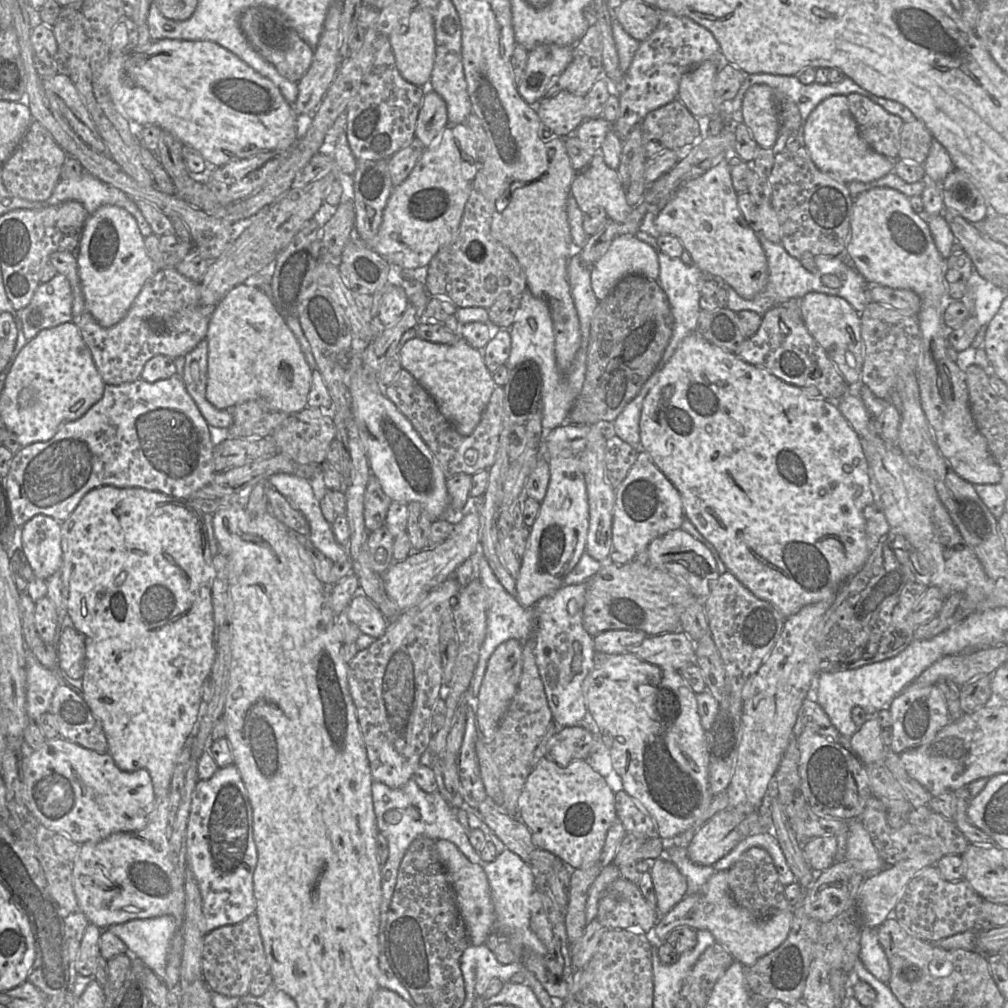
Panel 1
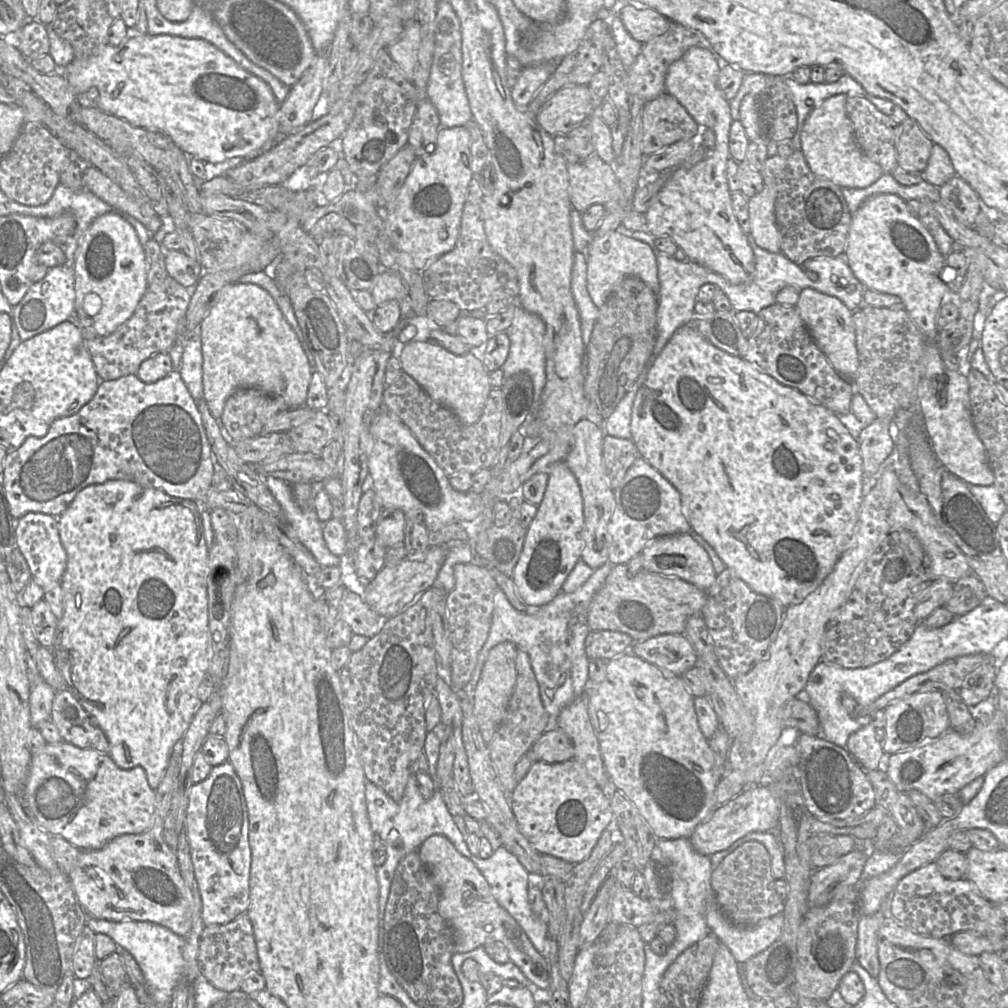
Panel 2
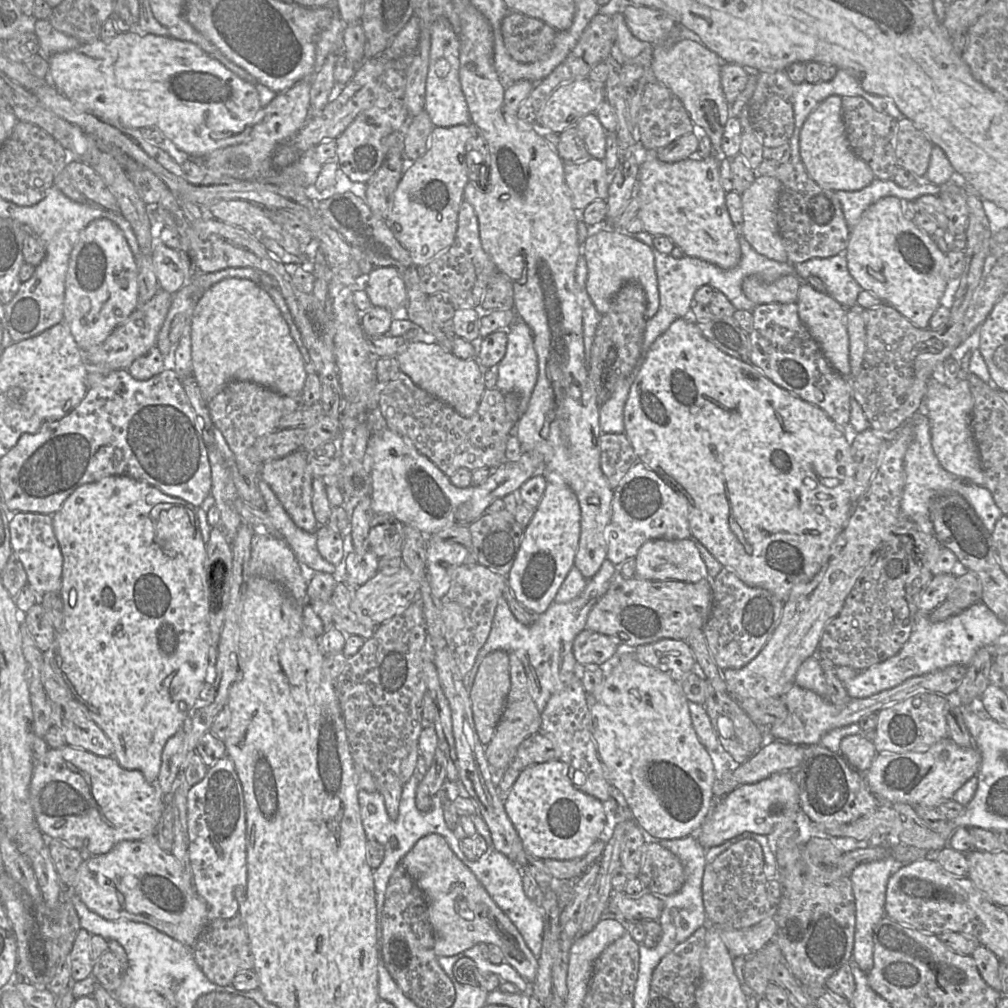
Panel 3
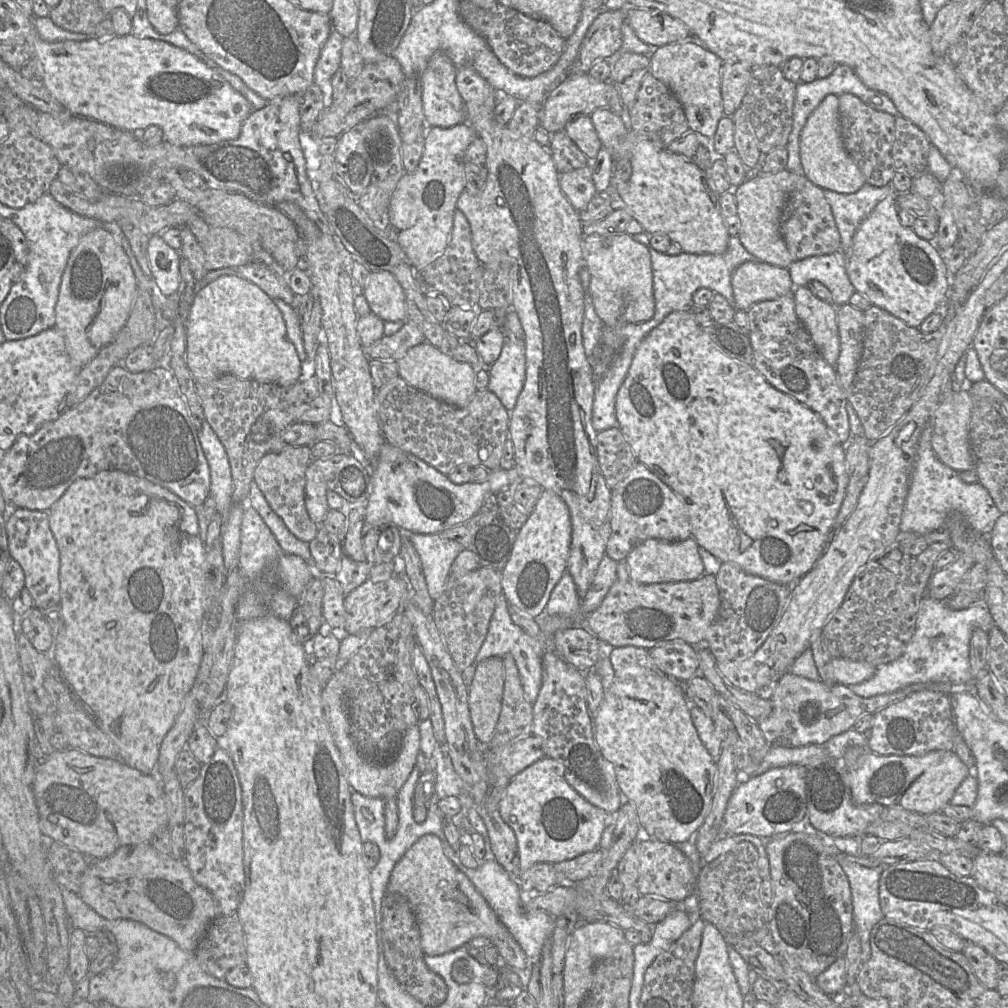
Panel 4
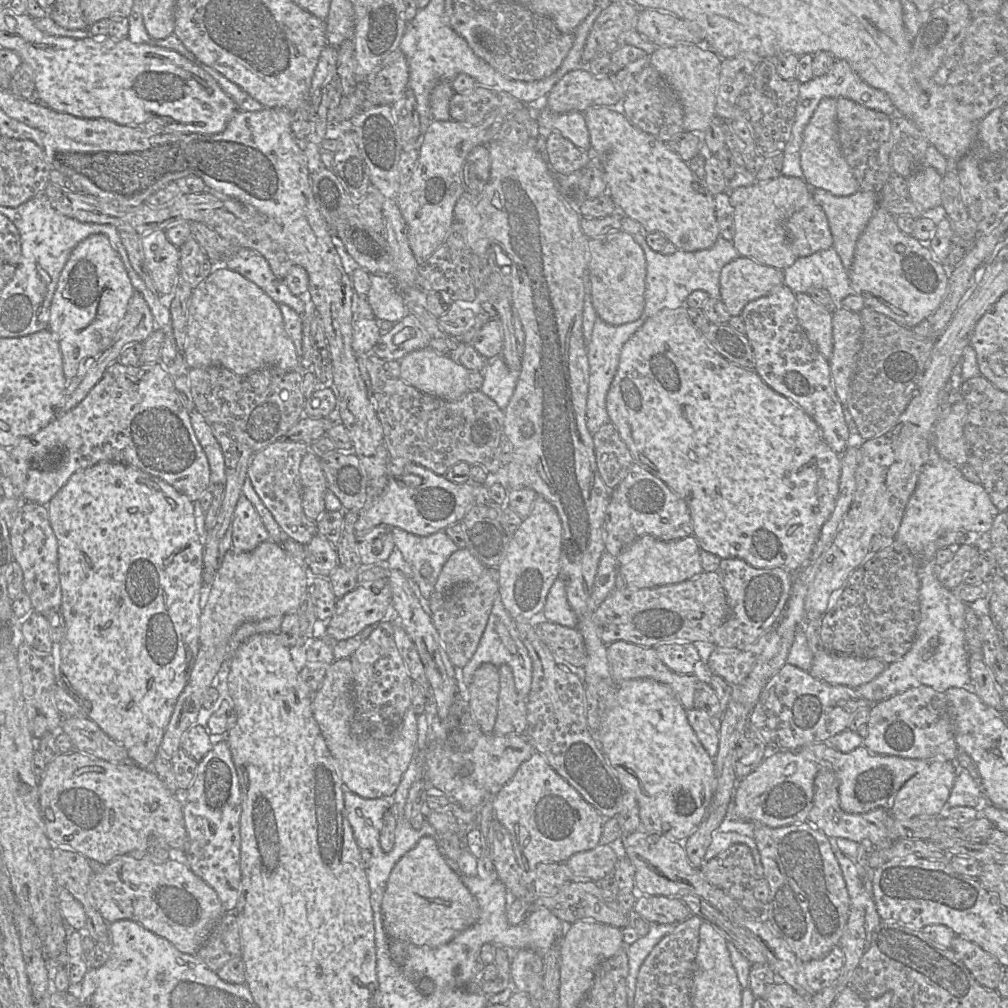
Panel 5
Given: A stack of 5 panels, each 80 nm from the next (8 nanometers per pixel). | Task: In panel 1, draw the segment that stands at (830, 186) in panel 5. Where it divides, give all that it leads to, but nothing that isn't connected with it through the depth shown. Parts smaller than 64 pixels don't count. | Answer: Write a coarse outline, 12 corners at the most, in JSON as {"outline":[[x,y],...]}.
{"outline":[[846,95],[808,116],[803,146],[845,184],[893,172],[860,136]]}

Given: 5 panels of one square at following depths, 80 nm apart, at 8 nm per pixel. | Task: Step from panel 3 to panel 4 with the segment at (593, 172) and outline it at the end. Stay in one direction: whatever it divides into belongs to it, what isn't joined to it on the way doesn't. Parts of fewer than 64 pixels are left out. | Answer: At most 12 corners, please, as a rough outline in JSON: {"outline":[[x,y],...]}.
{"outline":[[591,163],[560,174],[560,187],[581,211],[598,194]]}

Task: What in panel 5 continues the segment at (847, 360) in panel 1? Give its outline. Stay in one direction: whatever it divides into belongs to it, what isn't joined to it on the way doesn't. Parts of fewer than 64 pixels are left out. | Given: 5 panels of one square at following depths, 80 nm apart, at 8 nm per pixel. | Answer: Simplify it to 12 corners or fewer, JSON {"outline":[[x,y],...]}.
{"outline":[[807,292],[796,294],[799,324],[829,360],[832,314]]}

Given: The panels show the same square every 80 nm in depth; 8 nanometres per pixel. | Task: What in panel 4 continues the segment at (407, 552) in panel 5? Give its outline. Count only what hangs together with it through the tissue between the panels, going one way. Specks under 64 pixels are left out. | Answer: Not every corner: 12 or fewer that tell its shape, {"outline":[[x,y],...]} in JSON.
{"outline":[[405,532],[423,565],[430,596],[444,591],[465,548],[437,534]]}

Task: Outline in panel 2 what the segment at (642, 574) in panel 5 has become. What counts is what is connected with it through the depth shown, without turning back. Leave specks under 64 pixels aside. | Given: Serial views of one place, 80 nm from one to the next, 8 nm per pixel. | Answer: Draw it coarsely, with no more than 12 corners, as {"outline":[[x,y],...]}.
{"outline":[[689,533],[642,550],[643,570],[680,578],[706,592],[717,577]]}

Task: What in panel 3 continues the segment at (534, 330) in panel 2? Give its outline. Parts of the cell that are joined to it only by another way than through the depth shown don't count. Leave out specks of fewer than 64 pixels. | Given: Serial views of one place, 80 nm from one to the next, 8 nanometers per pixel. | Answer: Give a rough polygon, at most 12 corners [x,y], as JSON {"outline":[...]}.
{"outline":[[517,318],[496,389],[519,392],[525,411],[539,375],[530,327]]}

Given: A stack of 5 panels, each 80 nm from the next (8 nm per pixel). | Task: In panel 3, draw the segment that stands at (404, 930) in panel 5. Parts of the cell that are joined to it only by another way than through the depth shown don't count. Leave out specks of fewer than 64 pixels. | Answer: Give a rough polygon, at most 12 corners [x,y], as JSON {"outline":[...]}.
{"outline":[[444,837],[401,864],[438,957],[485,943],[530,985],[538,960]]}

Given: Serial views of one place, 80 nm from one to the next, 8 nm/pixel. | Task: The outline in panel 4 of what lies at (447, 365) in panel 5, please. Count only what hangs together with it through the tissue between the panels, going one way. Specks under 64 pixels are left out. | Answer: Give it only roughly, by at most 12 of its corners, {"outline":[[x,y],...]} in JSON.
{"outline":[[429,342],[397,361],[409,385],[455,407],[477,391],[473,367]]}

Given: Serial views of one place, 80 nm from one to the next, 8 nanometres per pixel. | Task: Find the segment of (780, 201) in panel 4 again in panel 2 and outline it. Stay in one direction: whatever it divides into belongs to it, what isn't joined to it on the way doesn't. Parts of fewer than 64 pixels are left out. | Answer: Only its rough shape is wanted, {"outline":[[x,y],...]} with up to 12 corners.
{"outline":[[768,185],[748,199],[755,243],[780,253],[776,194]]}

